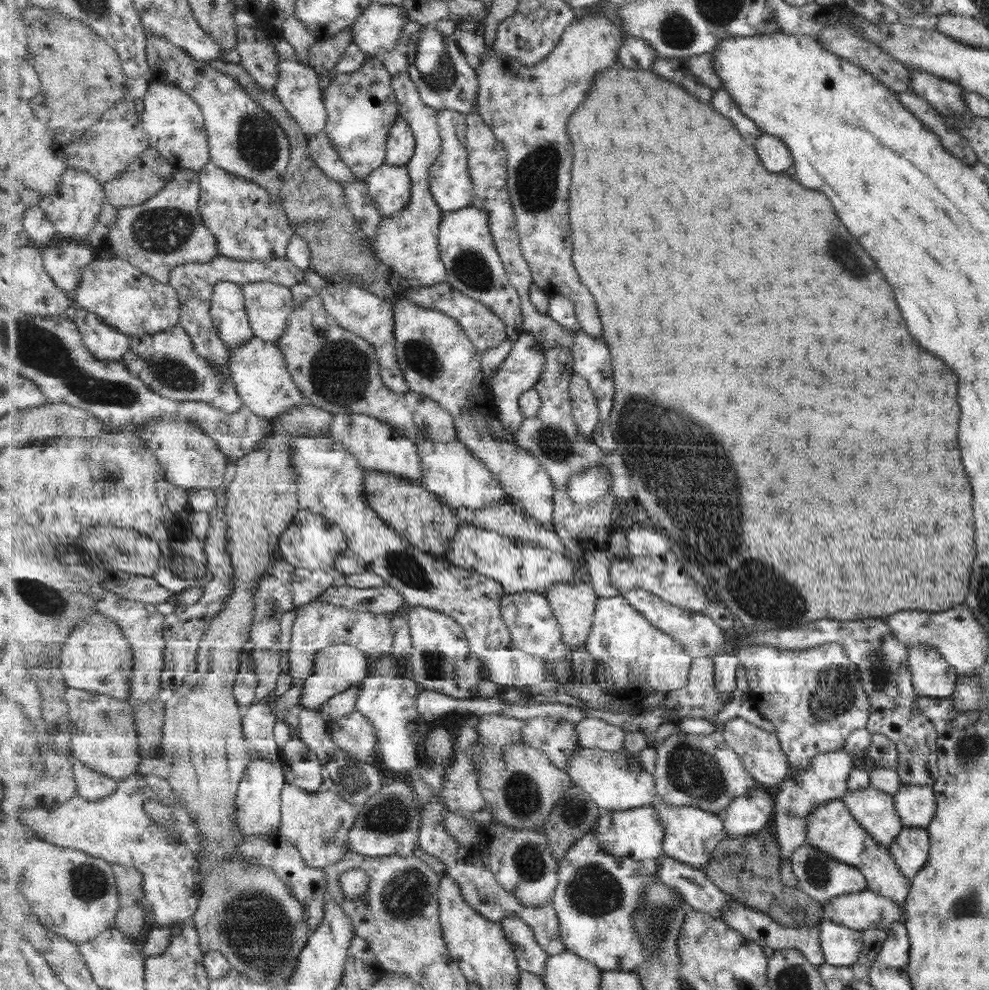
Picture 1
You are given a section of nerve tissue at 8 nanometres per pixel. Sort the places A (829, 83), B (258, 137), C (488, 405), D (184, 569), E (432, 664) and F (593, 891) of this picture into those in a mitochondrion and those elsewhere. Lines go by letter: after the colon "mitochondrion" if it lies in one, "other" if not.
A: other
B: mitochondrion
C: other
D: mitochondrion
E: mitochondrion
F: mitochondrion

